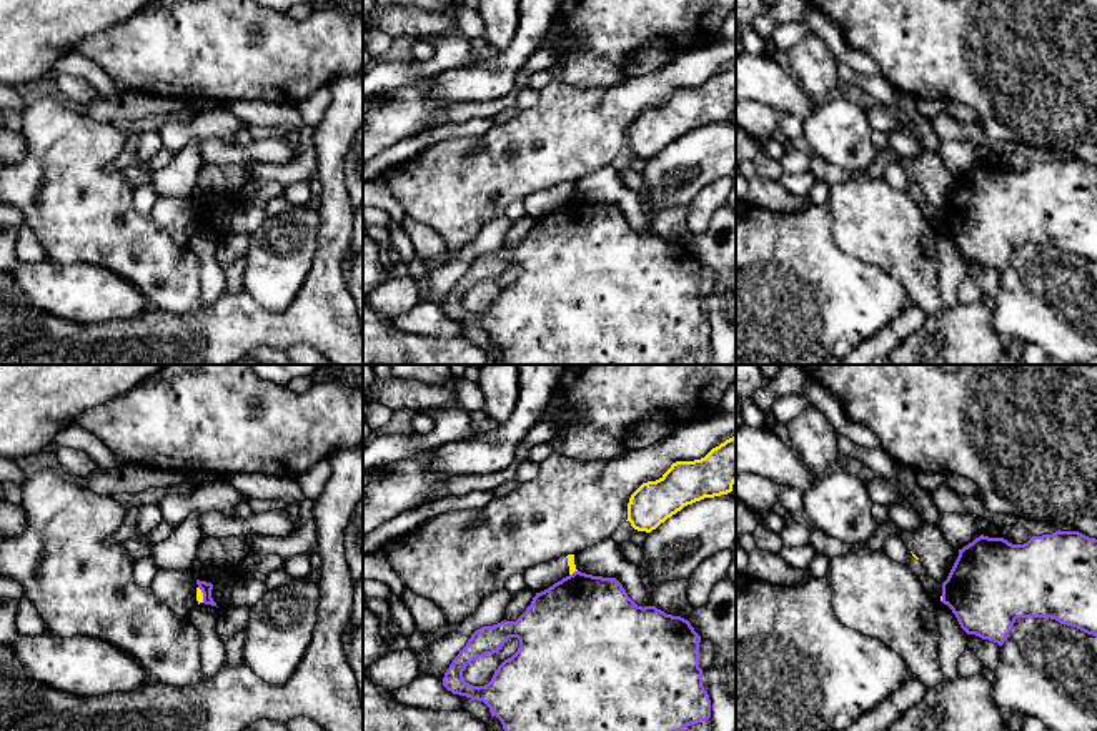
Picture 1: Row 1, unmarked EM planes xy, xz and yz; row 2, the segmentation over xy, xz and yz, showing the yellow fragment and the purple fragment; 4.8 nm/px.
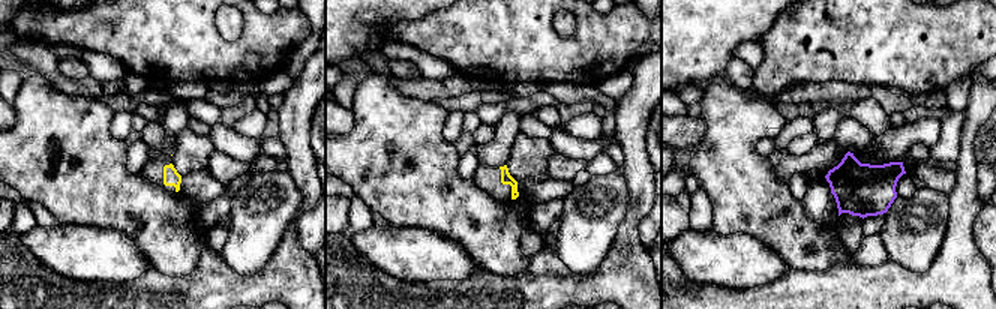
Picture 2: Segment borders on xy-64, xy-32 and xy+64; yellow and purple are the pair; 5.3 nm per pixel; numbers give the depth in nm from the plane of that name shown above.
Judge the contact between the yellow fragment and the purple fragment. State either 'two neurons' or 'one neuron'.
two neurons

